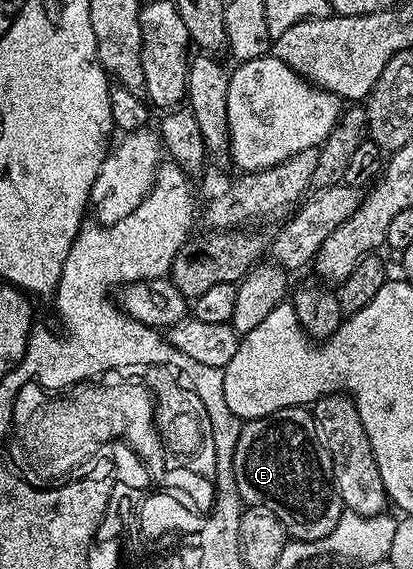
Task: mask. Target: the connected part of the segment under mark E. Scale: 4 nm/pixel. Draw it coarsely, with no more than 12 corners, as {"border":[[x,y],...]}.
{"border":[[306,407],[246,421],[237,494],[292,541],[344,514],[331,451]]}

